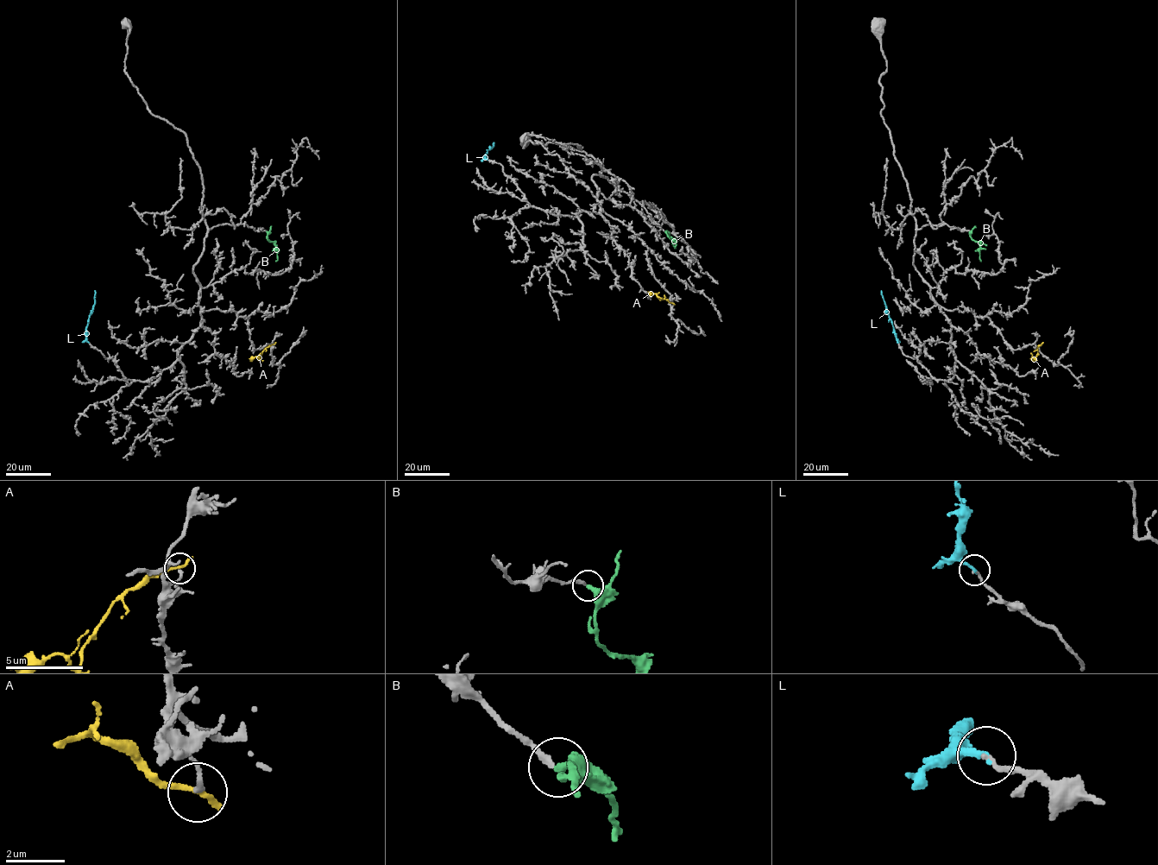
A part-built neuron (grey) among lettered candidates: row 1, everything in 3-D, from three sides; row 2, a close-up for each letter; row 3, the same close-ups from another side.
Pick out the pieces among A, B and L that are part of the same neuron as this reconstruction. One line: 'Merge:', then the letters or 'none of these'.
Merge: B, L

